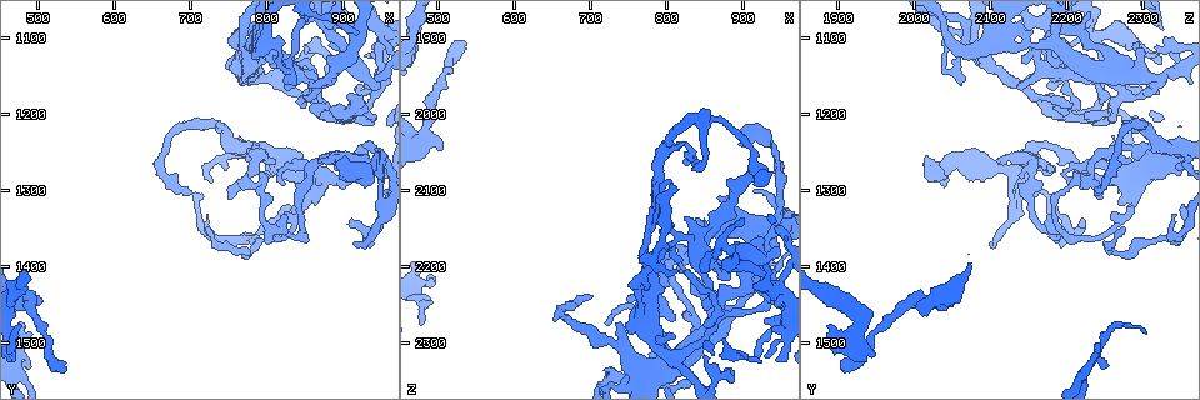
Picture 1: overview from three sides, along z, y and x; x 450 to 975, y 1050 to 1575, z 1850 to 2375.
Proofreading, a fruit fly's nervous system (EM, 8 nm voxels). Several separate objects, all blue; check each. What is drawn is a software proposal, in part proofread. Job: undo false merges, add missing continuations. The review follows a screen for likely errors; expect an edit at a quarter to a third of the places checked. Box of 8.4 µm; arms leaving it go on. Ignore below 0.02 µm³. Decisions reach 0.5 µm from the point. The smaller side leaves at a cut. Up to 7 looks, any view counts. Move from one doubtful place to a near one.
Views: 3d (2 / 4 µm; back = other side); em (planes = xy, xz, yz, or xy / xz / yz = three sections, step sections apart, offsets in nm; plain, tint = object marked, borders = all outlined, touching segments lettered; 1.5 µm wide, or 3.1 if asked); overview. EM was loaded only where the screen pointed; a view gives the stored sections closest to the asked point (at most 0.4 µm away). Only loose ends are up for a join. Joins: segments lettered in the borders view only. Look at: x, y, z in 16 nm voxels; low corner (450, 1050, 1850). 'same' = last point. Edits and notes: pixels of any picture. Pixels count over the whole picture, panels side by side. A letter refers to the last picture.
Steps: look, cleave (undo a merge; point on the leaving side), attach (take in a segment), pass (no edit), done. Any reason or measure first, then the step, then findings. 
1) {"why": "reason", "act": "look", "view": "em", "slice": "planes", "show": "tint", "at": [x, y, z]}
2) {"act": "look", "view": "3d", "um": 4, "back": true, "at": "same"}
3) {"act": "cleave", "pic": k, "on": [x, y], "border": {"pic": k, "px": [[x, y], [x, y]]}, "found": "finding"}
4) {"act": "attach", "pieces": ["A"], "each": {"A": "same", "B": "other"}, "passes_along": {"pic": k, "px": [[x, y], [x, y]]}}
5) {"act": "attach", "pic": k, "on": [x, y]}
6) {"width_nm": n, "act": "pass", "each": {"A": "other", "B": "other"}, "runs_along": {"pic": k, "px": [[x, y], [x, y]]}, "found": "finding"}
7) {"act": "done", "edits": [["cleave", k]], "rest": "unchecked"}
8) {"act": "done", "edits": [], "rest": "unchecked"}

{"why": "an open end", "act": "look", "view": "em", "slice": "planes", "show": "borders", "at": [915, 1175, 2315]}

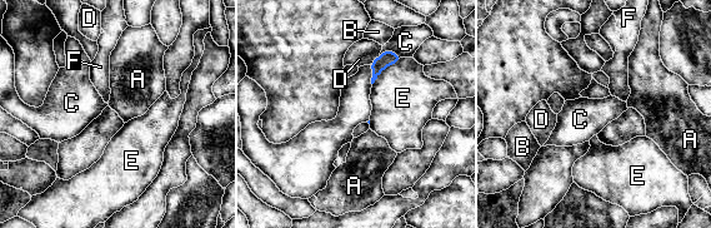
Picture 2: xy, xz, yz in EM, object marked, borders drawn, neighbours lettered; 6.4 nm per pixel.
{"longest_contact_nm": ["E", 260], "act": "pass", "each": {"A": "other", "B": "other", "C": "other", "D": "other", "E": "other", "F": "other"}, "border": {"pic": 2, "px": [[380, 54], [390, 50], [402, 56]]}, "found": "none of them fits"}

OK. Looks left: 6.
{"why": "tapers out", "act": "look", "view": "em", "slice": "planes", "show": "plain", "at": [890, 1260, 2025]}

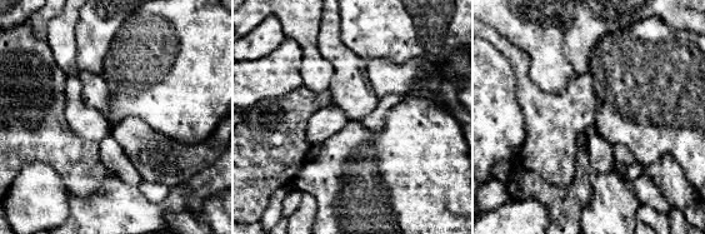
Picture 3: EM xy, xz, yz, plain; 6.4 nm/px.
{"why": "see the neighbours", "act": "look", "view": "em", "slice": "planes", "show": "borders", "at": "same"}

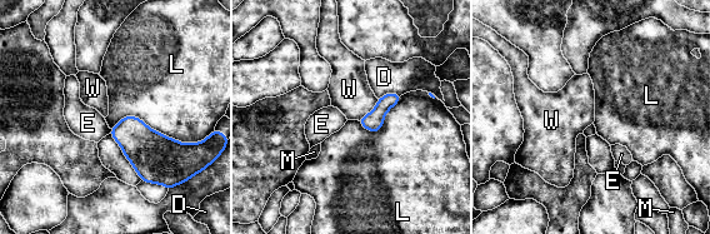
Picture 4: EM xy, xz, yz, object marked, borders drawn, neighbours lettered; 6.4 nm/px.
{"act": "pass", "each": {"D": "other", "E": "other", "L": "other", "M": "other", "W": "other"}, "border": {"pic": 4, "px": [[111, 128], [135, 115], [195, 143]]}, "found": "no lettered segment goes on from it"}

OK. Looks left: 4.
{"why": "thin end", "act": "look", "view": "3d", "um": 2, "at": [540, 1540, 1910]}

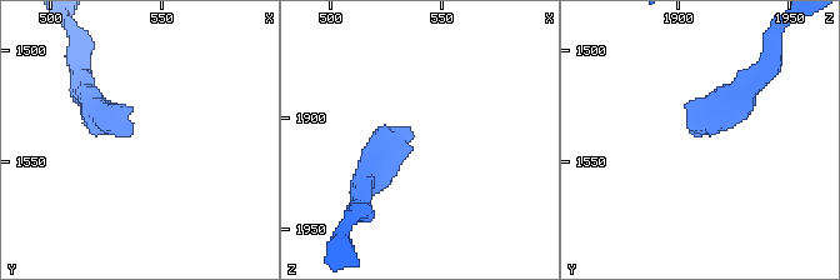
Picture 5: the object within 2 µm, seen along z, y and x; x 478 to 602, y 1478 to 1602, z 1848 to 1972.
{"act": "look", "view": "em", "slice": "planes", "show": "borders", "at": [535, 1537, 1908]}

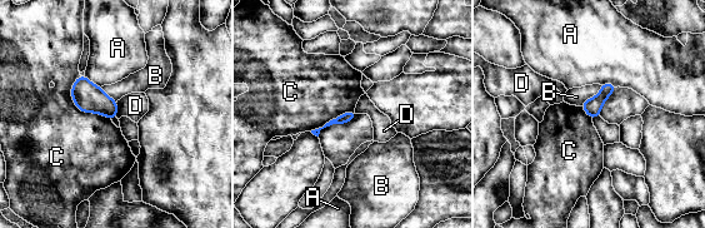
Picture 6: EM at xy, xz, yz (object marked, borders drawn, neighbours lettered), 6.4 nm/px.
{"act": "pass", "each": {"A": "other", "B": "other", "C": "other", "D": "other"}, "runs_along": {"pic": 6, "px": [[353, 113], [324, 125], [316, 132]]}, "found": "no lettered segment goes on from it"}

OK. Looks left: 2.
{"act": "done", "edits": [], "rest": "unchecked"}

